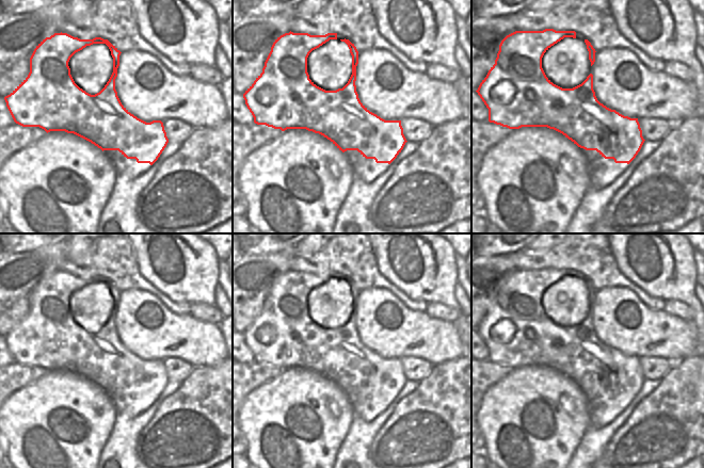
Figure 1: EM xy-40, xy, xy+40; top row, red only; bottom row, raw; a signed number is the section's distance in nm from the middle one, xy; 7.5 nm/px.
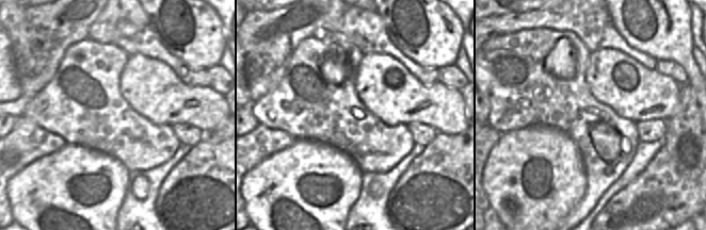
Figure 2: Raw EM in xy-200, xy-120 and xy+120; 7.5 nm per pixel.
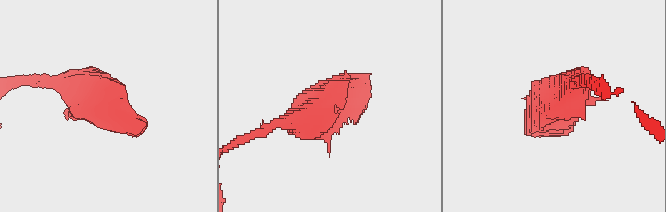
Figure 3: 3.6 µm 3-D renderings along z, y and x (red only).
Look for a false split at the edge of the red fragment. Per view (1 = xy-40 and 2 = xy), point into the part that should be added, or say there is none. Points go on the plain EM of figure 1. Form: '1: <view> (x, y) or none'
1: xy-40 (91, 307)
2: xy (330, 305)

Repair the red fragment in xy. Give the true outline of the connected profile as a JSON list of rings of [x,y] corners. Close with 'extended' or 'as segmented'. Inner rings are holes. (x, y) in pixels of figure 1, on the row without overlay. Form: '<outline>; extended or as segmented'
[[[285,272],[277,276],[265,301],[262,311],[245,329],[245,343],[257,364],[266,364],[285,370],[306,368],[330,378],[342,391],[357,389],[366,398],[390,403],[407,381],[401,359],[385,359],[370,351],[359,339],[356,330],[356,305],[358,290],[349,278],[338,278],[337,272],[310,274],[308,272]]]; extended

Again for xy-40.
[[[54,272],[43,278],[30,296],[28,316],[7,335],[6,345],[14,360],[22,366],[39,366],[47,372],[74,372],[103,389],[118,389],[127,398],[153,404],[169,382],[163,361],[146,361],[131,353],[121,341],[115,328],[121,290],[108,278],[80,278],[67,272]]]; extended

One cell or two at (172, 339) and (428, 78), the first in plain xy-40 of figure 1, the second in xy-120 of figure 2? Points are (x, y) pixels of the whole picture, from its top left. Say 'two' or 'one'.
two

